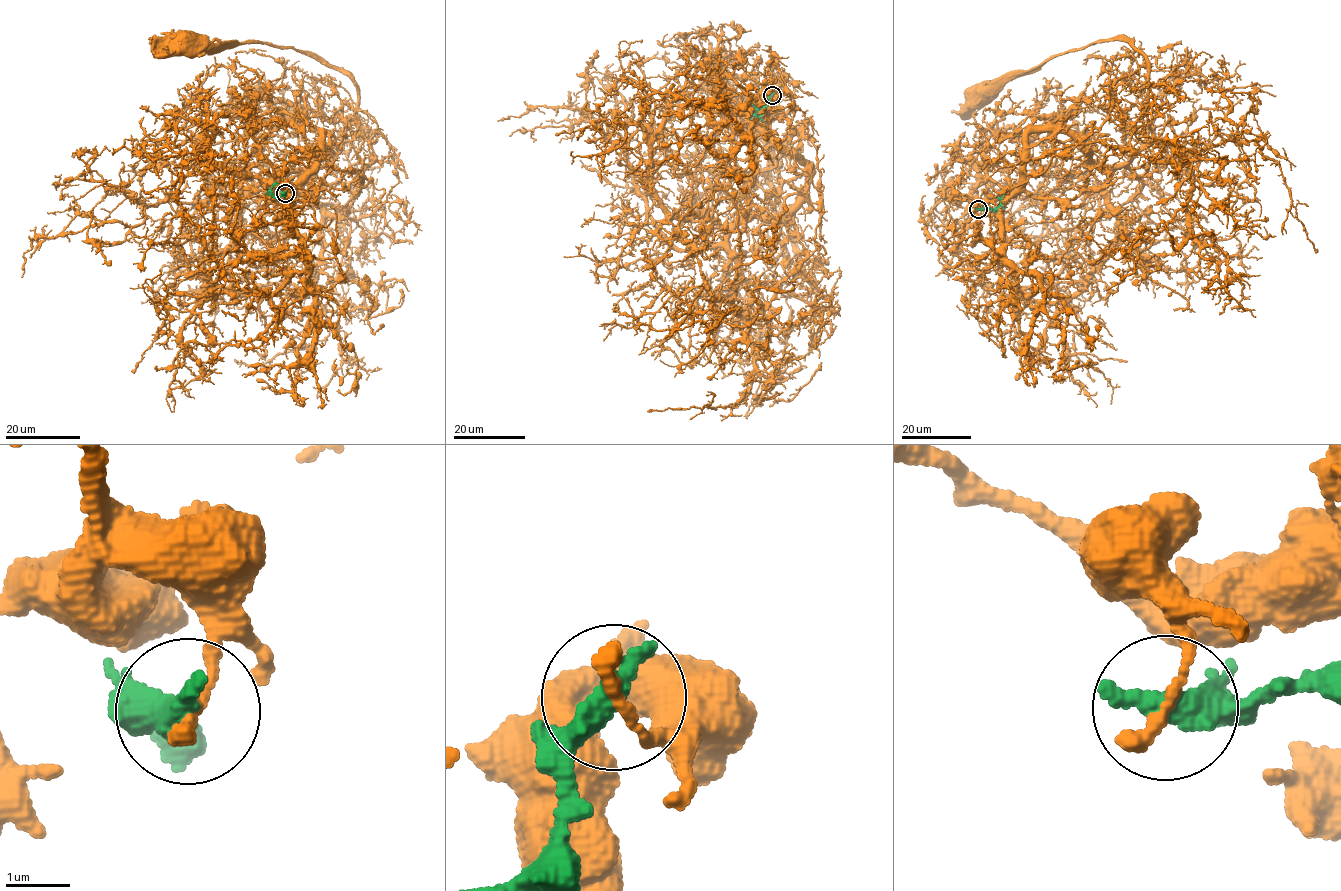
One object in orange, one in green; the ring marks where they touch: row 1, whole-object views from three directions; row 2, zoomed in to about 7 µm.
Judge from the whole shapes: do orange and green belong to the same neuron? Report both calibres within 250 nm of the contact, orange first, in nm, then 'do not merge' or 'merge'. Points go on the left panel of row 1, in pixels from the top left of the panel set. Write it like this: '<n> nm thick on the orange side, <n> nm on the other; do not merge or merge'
280 nm thick on the orange side, 460 nm on the other; do not merge

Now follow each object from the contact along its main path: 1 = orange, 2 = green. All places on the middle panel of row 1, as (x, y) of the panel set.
1: (771, 94), (771, 136), (805, 167), (802, 285), (827, 307), (769, 135), (743, 116)
2: (771, 94), (769, 102), (756, 113), (764, 121)

